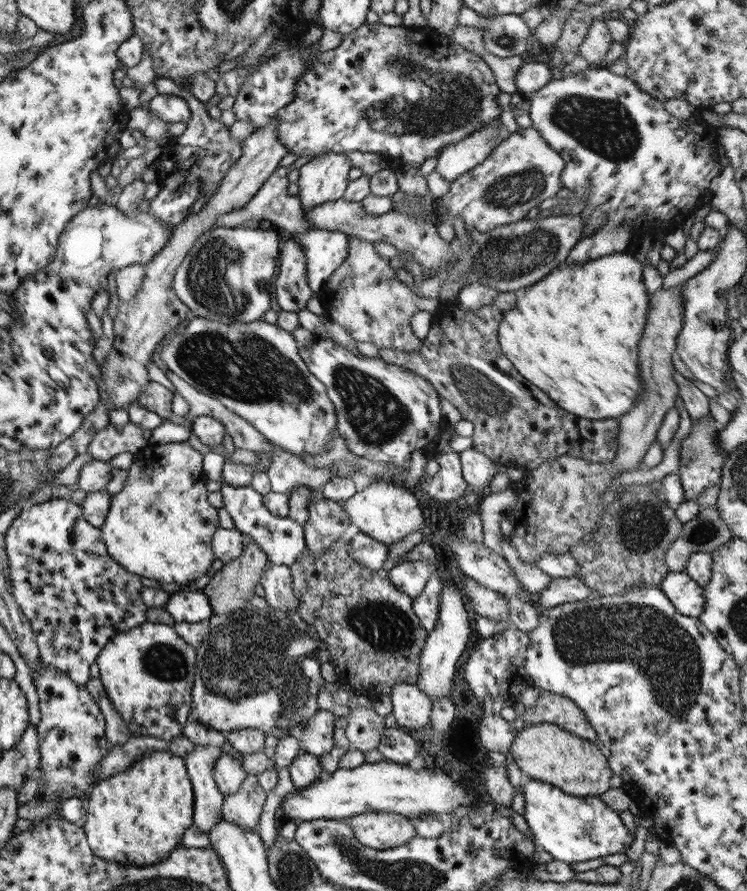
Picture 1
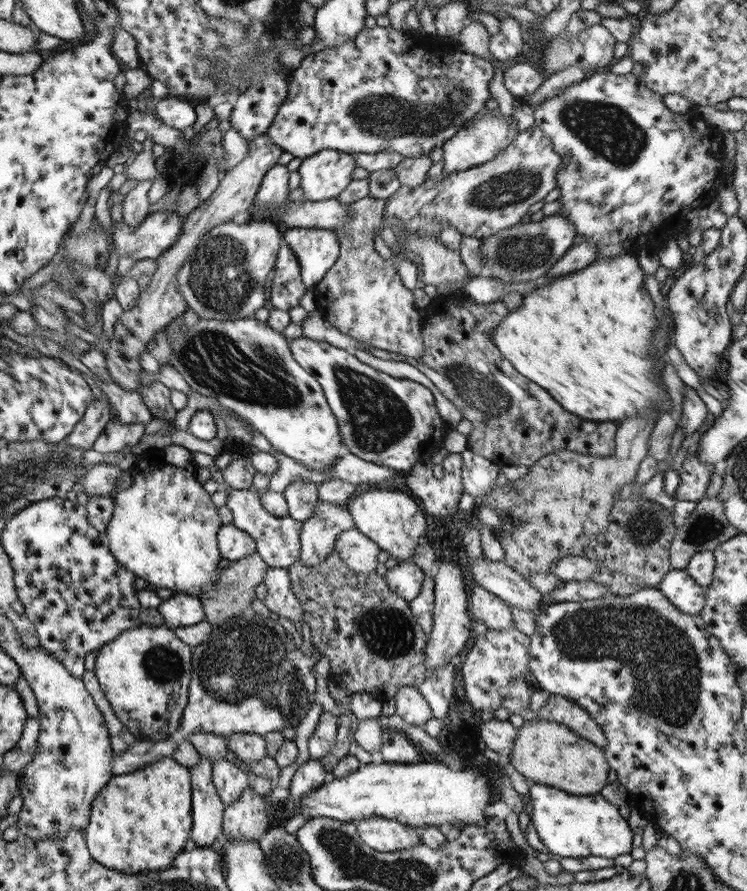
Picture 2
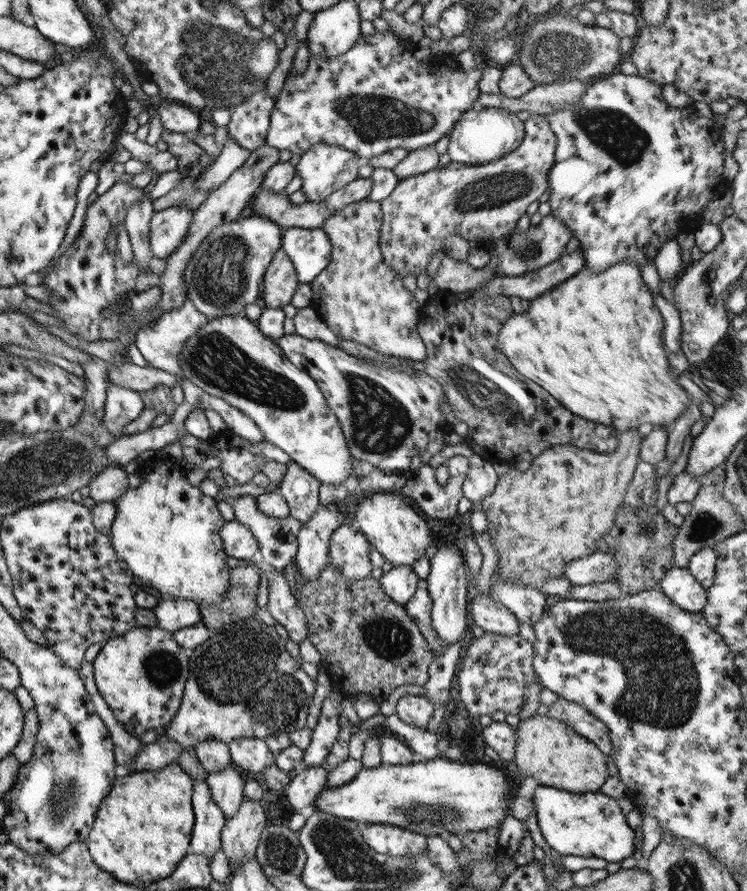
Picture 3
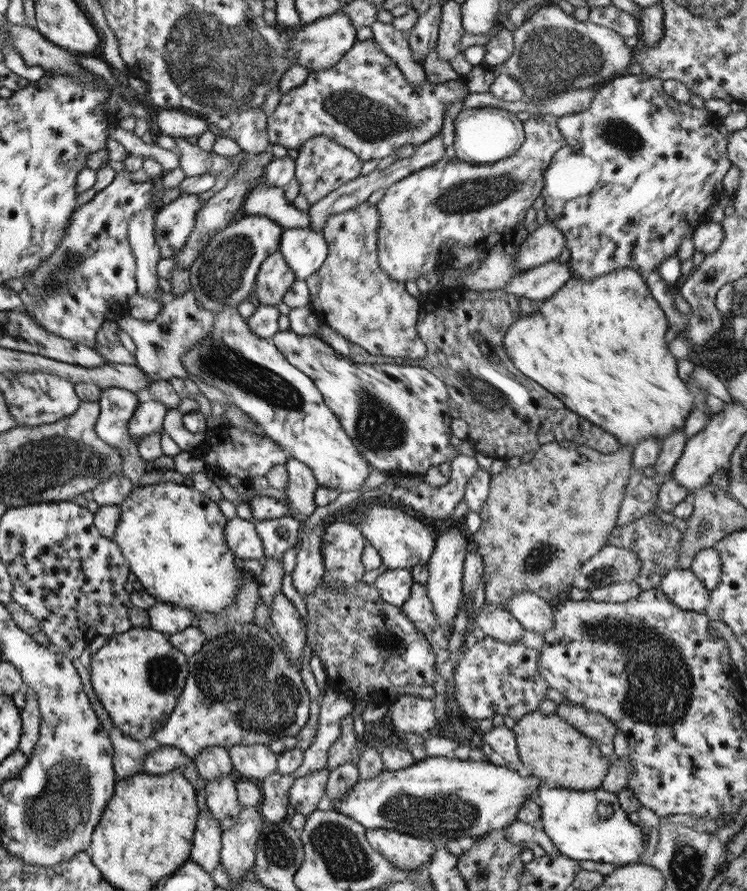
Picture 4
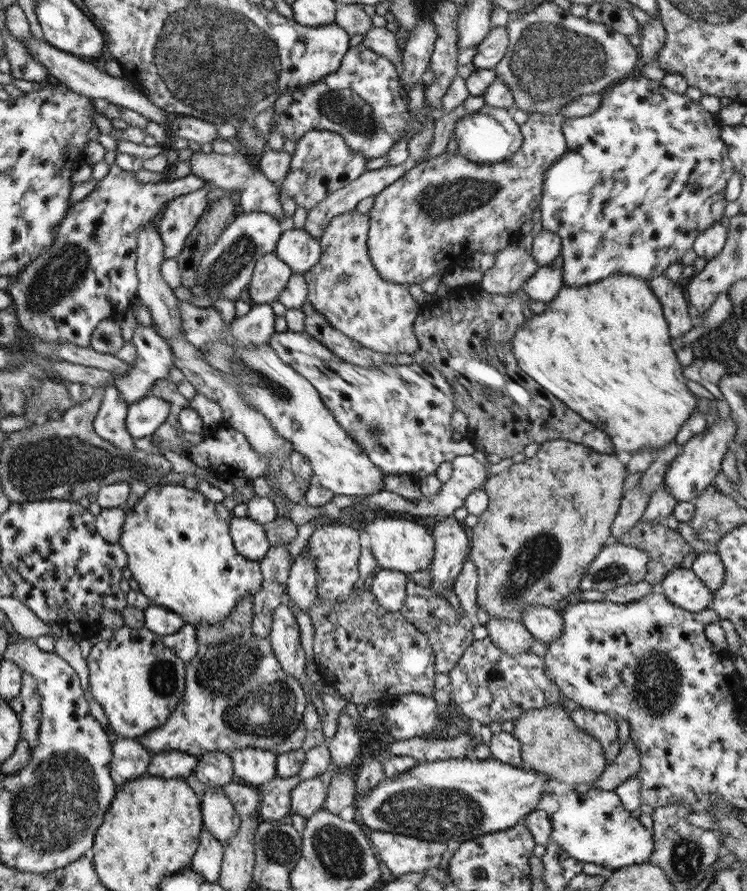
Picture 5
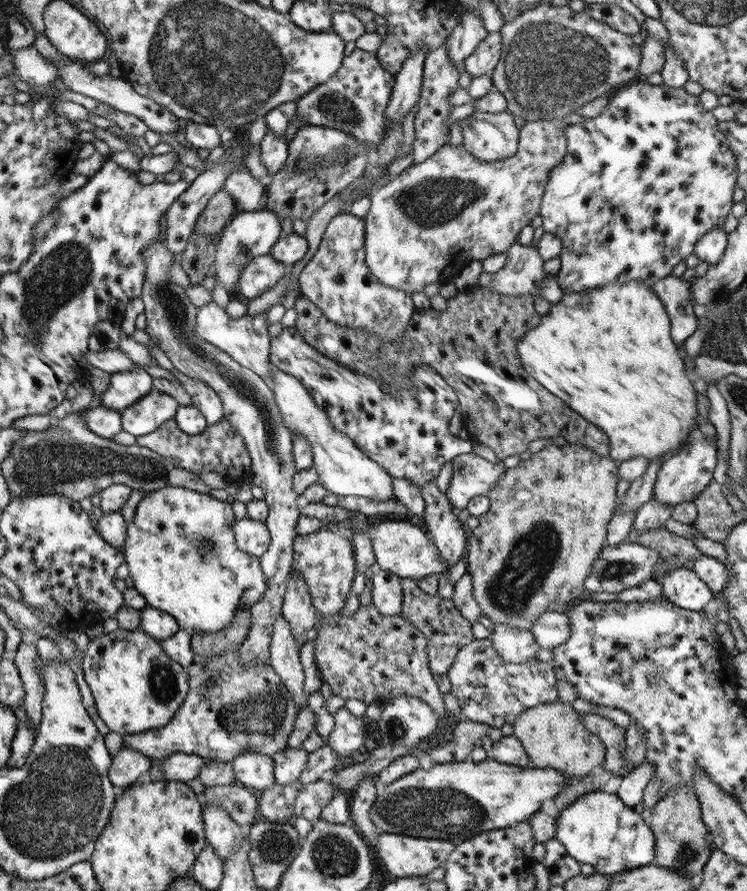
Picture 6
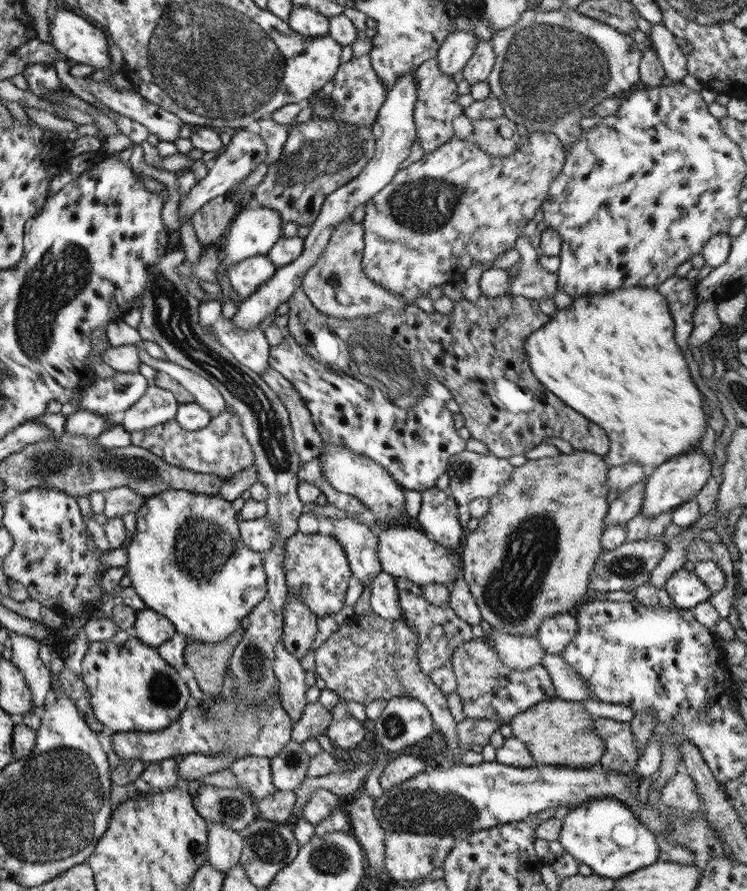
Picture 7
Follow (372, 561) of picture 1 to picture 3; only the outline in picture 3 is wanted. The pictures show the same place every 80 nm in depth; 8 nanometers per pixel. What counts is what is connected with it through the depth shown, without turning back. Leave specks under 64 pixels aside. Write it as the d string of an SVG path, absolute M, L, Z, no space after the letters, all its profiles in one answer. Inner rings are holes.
M341 524L333 530L328 540L328 558L343 578L359 580L369 576L371 564L369 563L370 542L363 537L353 526Z

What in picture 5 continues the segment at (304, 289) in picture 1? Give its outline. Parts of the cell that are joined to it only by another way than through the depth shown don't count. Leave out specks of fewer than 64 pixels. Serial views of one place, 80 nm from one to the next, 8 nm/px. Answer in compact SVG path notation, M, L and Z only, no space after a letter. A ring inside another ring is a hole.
M271 252L257 258L244 298L252 305L269 304L287 284L292 270Z

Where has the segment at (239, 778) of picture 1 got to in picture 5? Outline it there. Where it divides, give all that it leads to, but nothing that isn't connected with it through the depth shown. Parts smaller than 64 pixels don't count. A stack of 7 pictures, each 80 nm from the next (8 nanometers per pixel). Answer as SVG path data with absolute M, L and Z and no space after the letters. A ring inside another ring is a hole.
M211 786L204 790L200 801L200 813L204 829L219 844L226 846L240 825L240 818L220 787Z

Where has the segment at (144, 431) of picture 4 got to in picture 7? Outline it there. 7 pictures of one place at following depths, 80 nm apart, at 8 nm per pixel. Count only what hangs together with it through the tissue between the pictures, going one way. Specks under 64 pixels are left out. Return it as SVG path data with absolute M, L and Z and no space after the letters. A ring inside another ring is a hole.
M147 385L144 393L120 414L120 424L128 433L145 430L173 419L177 407L171 392Z

